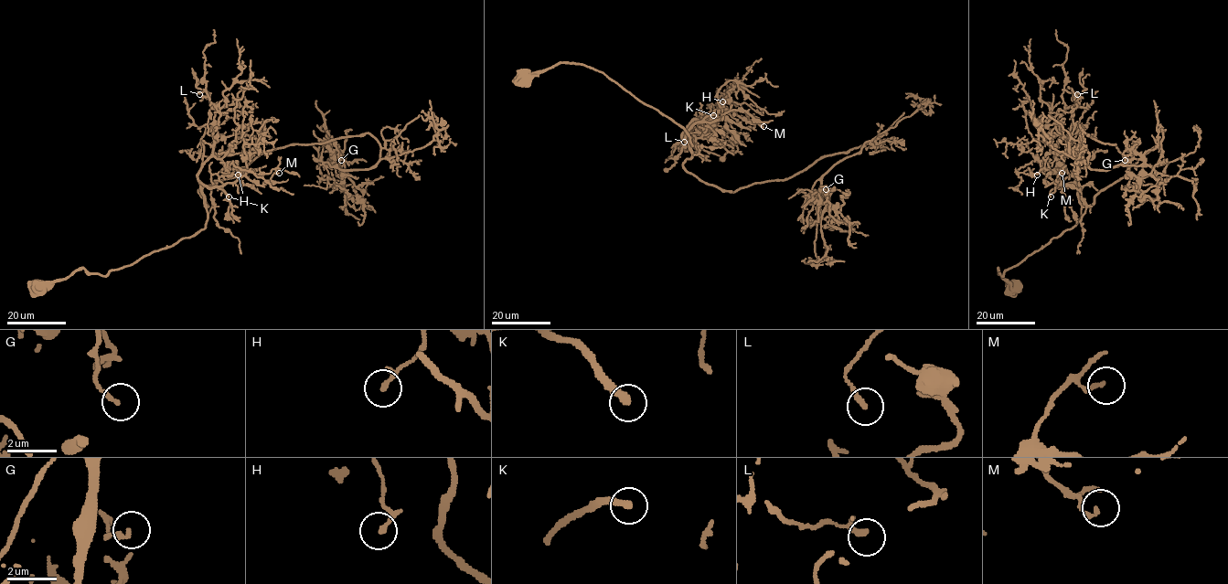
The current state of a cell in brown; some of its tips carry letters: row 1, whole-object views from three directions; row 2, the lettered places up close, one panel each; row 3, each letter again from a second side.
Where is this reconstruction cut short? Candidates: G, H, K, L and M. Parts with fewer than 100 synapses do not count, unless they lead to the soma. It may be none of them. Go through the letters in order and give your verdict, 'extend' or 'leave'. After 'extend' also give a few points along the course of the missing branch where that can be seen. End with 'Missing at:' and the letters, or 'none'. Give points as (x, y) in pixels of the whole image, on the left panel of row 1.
G: leave
H: leave
K: extend | (229, 196), (239, 209), (252, 203), (262, 214), (285, 219), (287, 235), (273, 234)
L: leave
M: leave
Missing at: K

